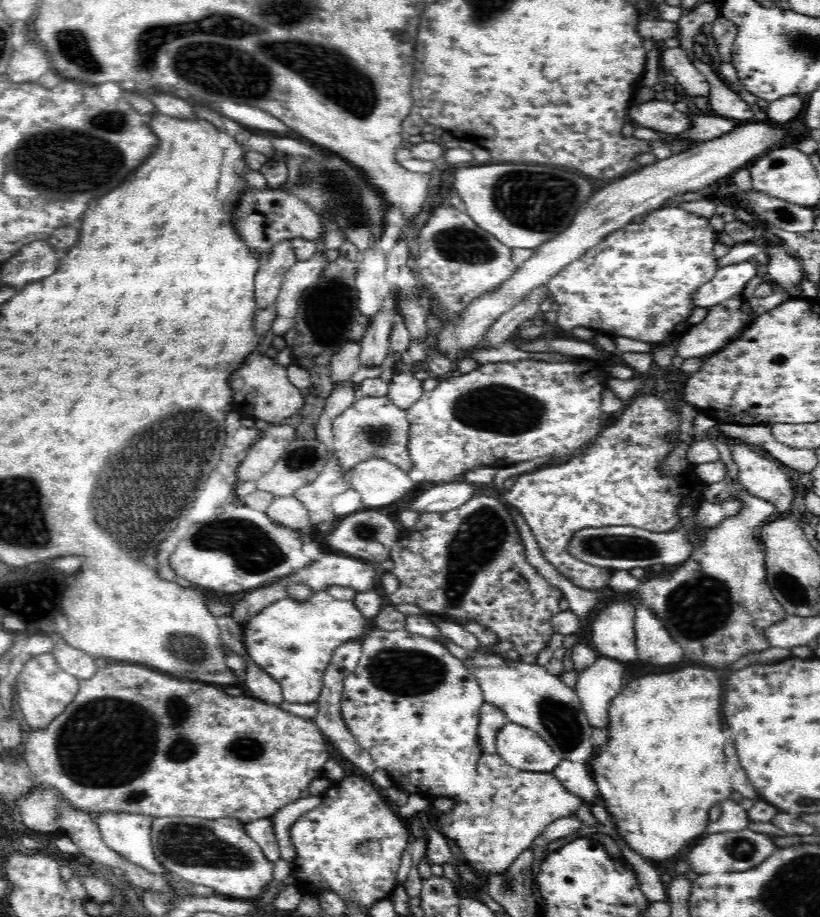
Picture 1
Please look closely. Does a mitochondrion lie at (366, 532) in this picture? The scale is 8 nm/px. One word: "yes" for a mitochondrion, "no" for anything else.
yes

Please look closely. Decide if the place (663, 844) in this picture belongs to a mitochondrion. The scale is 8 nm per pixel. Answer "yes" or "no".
no

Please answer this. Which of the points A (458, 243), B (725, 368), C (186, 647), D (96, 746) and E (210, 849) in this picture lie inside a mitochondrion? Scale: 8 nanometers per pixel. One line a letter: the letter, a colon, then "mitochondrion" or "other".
A: mitochondrion
B: other
C: mitochondrion
D: mitochondrion
E: mitochondrion

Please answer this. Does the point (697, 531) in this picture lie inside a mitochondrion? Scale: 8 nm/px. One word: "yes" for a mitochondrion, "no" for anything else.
no

